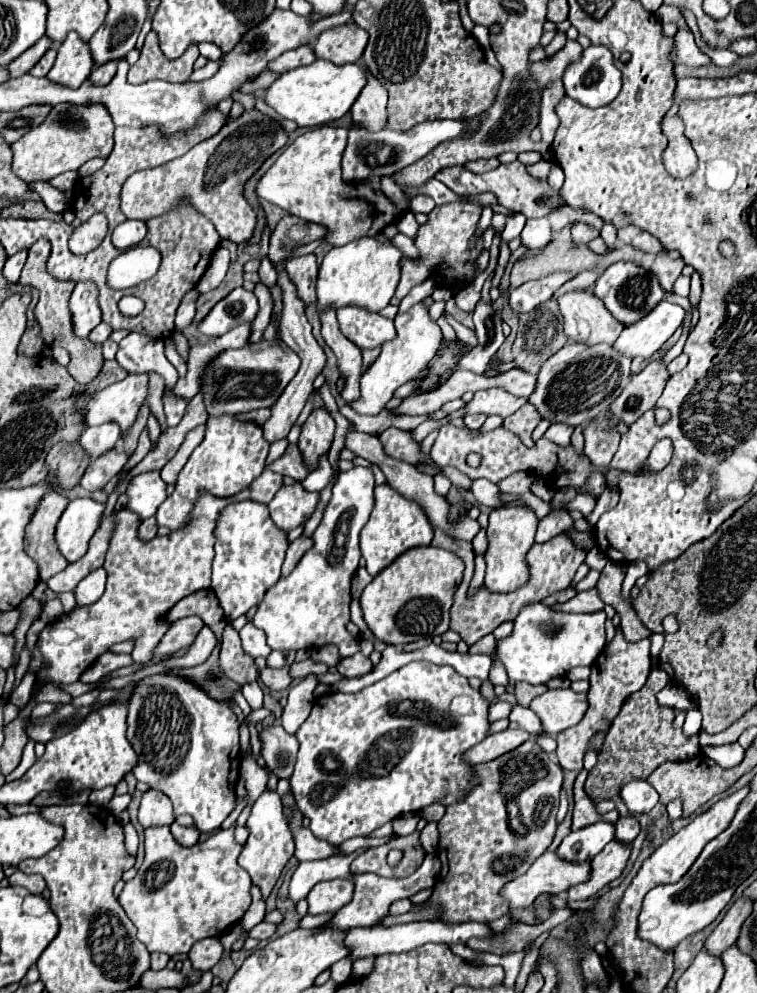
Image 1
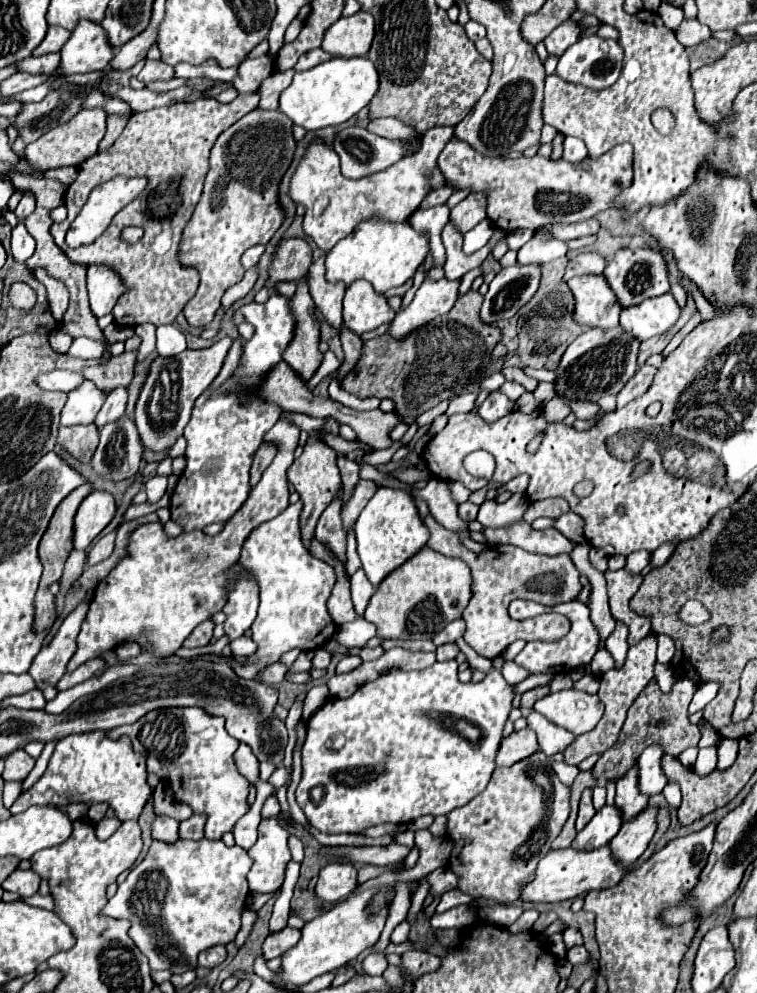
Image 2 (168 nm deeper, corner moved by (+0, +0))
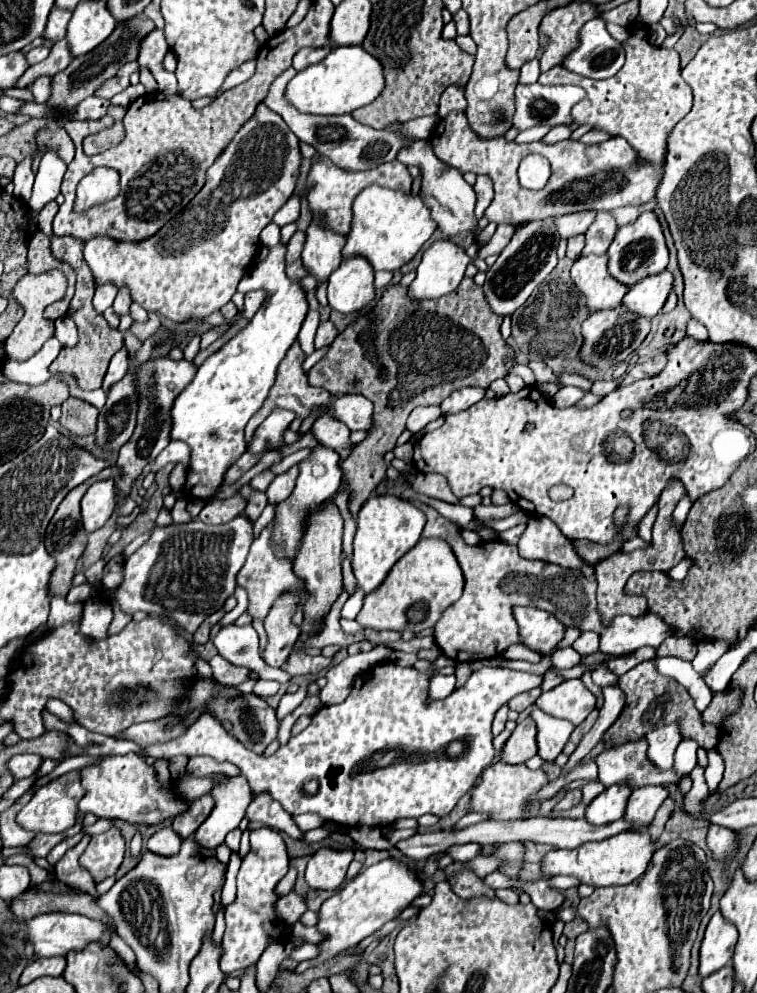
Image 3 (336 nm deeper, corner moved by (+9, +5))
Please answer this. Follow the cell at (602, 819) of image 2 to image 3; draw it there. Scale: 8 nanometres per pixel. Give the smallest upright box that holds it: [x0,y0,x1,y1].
[585,785,631,827]

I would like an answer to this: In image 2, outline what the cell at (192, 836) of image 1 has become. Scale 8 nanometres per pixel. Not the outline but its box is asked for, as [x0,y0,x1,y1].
[180,814,206,840]

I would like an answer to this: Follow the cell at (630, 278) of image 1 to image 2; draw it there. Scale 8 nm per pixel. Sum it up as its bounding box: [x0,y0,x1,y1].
[604,246,670,308]

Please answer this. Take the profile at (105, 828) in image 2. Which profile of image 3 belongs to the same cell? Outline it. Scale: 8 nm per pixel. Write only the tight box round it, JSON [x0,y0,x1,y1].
[55,835,99,898]

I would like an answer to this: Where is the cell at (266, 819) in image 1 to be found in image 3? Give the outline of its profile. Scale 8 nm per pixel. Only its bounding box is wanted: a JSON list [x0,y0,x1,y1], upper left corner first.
[221,827,289,973]

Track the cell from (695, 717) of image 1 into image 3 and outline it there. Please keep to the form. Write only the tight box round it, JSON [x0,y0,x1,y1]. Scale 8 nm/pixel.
[693,641,727,675]

